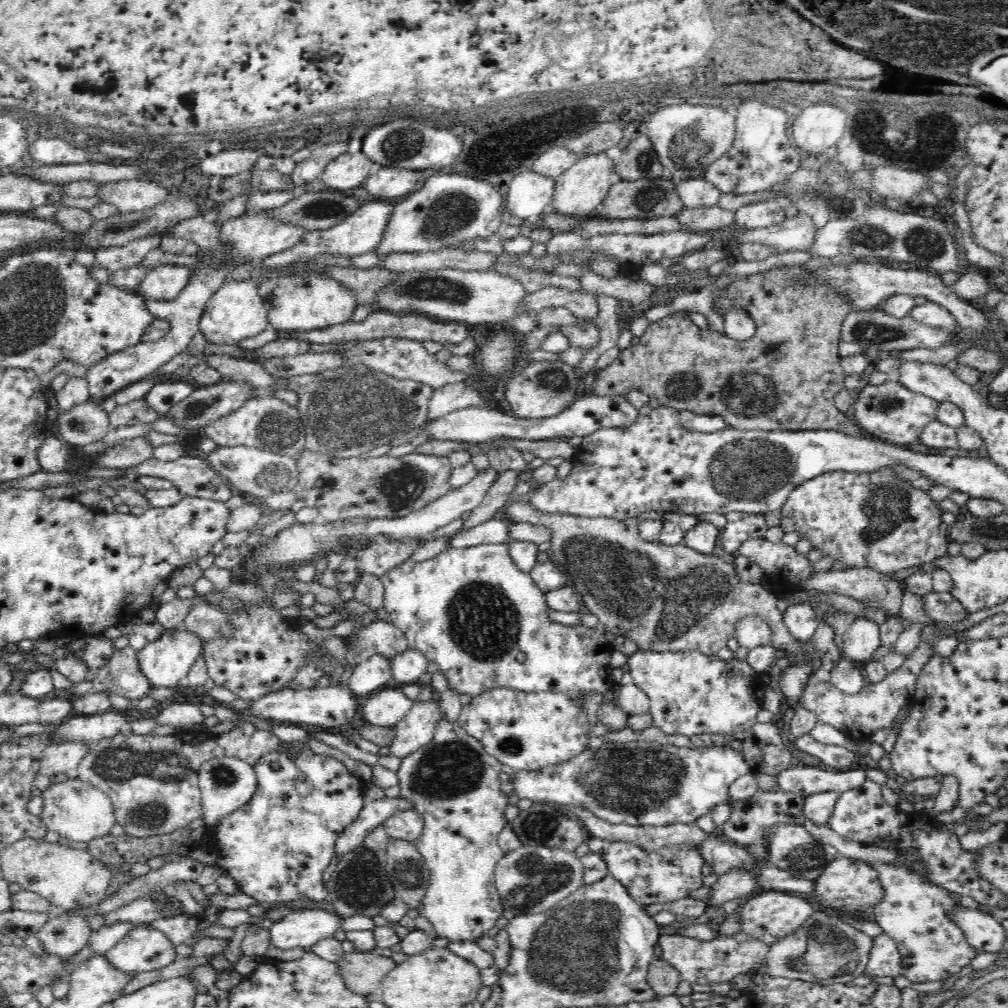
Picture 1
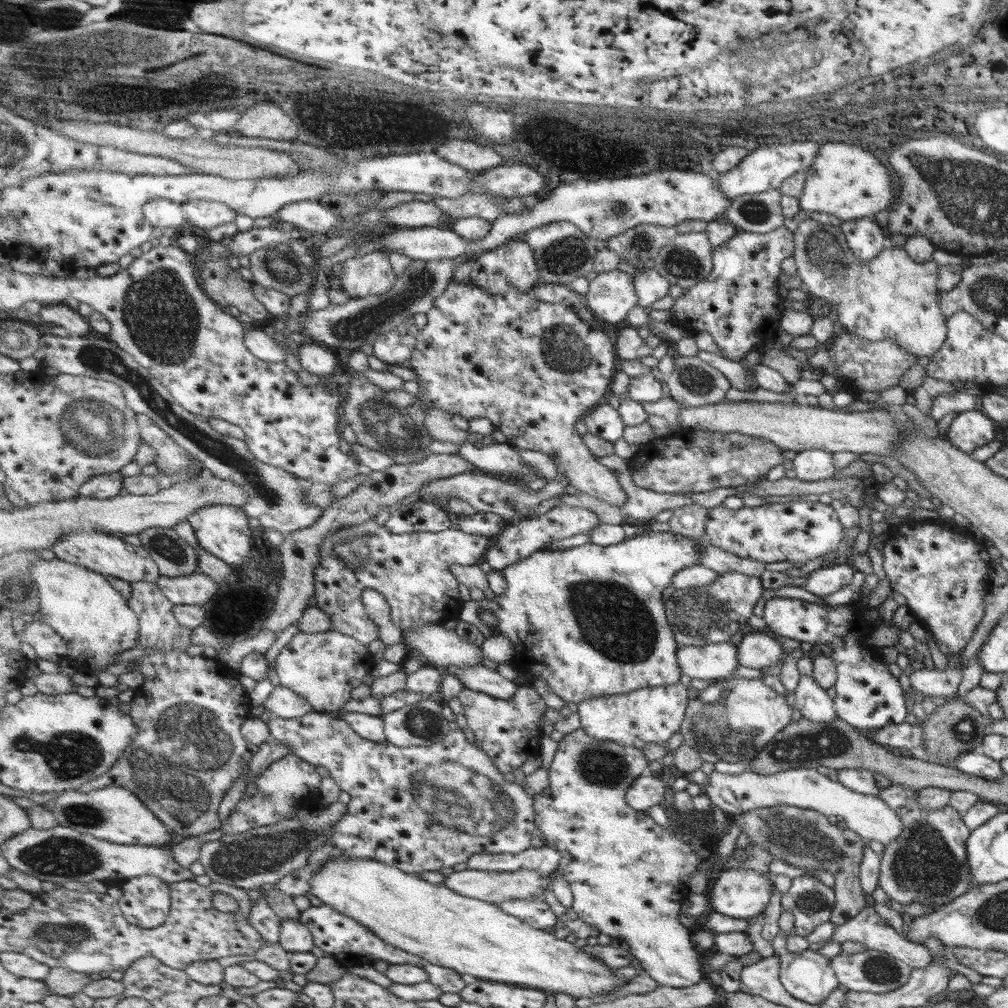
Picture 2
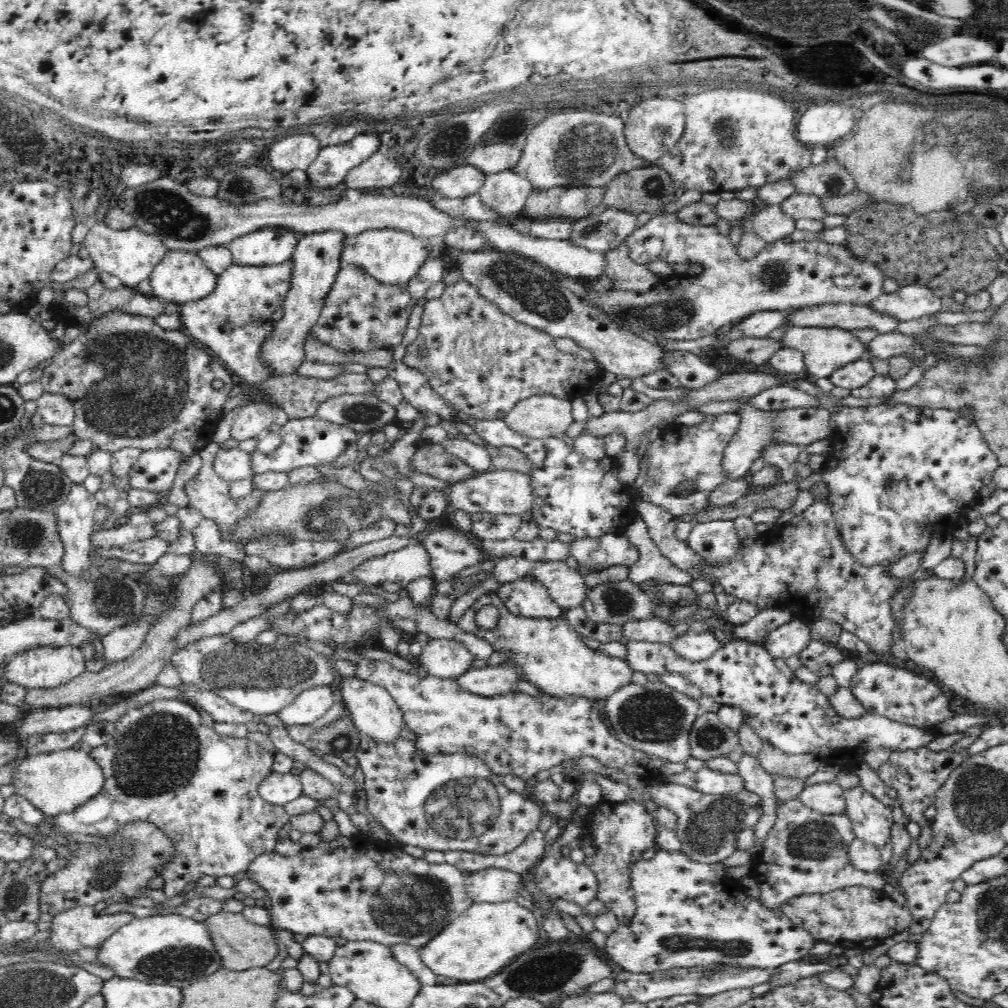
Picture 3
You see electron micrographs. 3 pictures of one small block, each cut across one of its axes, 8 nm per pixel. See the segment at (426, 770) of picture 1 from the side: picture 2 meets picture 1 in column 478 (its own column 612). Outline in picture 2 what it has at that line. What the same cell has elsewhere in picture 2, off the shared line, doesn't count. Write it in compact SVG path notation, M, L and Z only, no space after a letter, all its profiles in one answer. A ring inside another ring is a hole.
M581 728L573 731L571 734L565 735L558 743L557 752L555 752L553 761L549 766L549 771L547 771L549 787L543 790L543 793L535 794L534 797L536 825L547 841L546 845L549 848L555 848L561 854L561 863L559 863L557 869L571 883L574 894L574 905L571 909L577 912L581 920L594 926L599 932L611 938L627 940L631 944L630 951L633 953L633 956L640 962L642 968L646 970L647 975L653 978L659 985L673 988L688 988L688 986L693 986L701 980L701 966L699 966L697 954L693 950L693 929L687 928L679 922L679 914L681 914L683 901L690 893L687 889L687 880L691 880L691 874L695 870L697 871L697 866L704 867L706 861L701 860L701 854L697 854L697 850L693 850L689 846L687 839L685 840L671 835L663 826L659 826L646 811L638 811L629 805L628 792L631 790L631 786L637 781L637 778L655 774L649 769L649 761L643 749L633 746L623 746L612 741L599 741L591 737L591 735L587 734Z

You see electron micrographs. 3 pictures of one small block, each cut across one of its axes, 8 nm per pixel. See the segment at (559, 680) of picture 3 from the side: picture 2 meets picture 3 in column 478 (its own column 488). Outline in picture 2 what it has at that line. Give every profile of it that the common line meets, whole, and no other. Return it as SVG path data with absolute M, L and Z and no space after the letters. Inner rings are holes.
M646 531L643 535L632 536L616 545L599 546L595 543L589 543L573 548L557 550L545 548L538 550L529 558L524 558L515 564L507 565L501 572L507 580L507 589L502 596L495 596L493 599L497 602L498 608L491 608L491 612L497 619L497 628L489 627L478 617L477 609L480 608L479 601L468 600L463 602L463 608L459 612L459 620L473 624L479 628L479 632L487 637L495 633L506 634L516 646L516 652L527 655L528 664L533 674L533 680L536 675L543 678L552 692L558 695L566 702L574 702L577 705L588 698L599 698L609 695L627 694L632 690L639 690L654 686L669 686L681 682L681 676L684 672L680 667L680 658L678 657L679 644L675 642L675 622L672 615L666 609L666 599L662 599L662 591L673 587L673 579L677 571L683 570L698 564L698 541L692 536L682 534L681 532L654 532Z

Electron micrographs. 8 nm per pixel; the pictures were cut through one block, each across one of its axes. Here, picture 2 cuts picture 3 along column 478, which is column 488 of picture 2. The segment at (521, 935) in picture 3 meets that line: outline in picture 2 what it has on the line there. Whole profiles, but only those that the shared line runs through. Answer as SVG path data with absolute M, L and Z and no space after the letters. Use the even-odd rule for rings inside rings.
M367 858L329 860L309 883L312 885L311 893L320 899L322 904L333 906L337 912L347 914L357 922L363 923L385 942L416 954L433 964L470 974L477 979L531 987L543 992L567 994L577 1000L593 998L597 995L611 995L615 988L630 982L616 974L617 968L611 968L601 962L598 956L579 949L565 939L556 938L552 931L539 930L531 926L524 920L505 912L499 905L471 898L443 884L431 884L417 873L408 873L377 860L367 860Z

